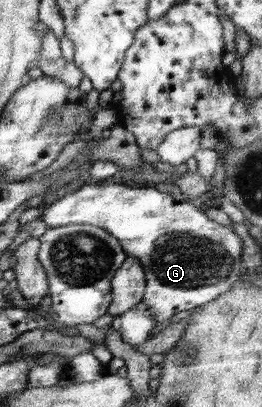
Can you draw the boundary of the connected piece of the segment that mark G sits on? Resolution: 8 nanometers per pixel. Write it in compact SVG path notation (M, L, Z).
M85 180L79 190L46 207L40 219L49 228L79 224L97 226L119 240L127 256L137 257L143 265L146 282L142 301L152 308L152 317L156 324L181 310L191 310L219 299L219 296L225 295L231 289L231 285L237 283L242 274L241 255L244 243L234 230L227 228L225 224L211 221L202 209L192 203L177 202L154 186L131 188L119 180L112 184Z

